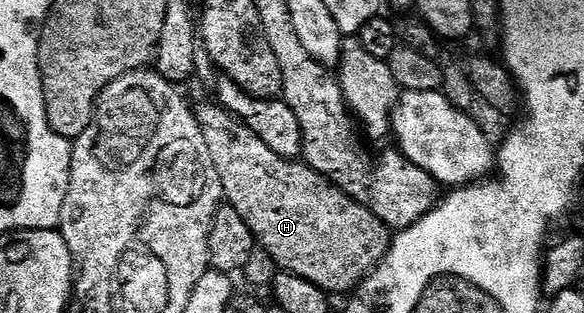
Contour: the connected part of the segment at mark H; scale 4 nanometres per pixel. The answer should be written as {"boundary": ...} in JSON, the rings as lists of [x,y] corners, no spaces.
{"boundary":[[[211,103],[197,106],[196,116],[208,147],[208,155],[222,184],[225,204],[239,213],[250,228],[255,242],[278,264],[277,268],[284,273],[300,275],[300,279],[308,279],[308,283],[316,283],[316,287],[323,289],[327,295],[349,294],[357,289],[390,250],[390,228],[376,215],[372,215],[368,207],[353,201],[341,189],[334,188],[331,181],[321,177],[309,165],[298,159],[276,155],[276,151],[269,149],[248,126],[237,121],[221,105]]]}

